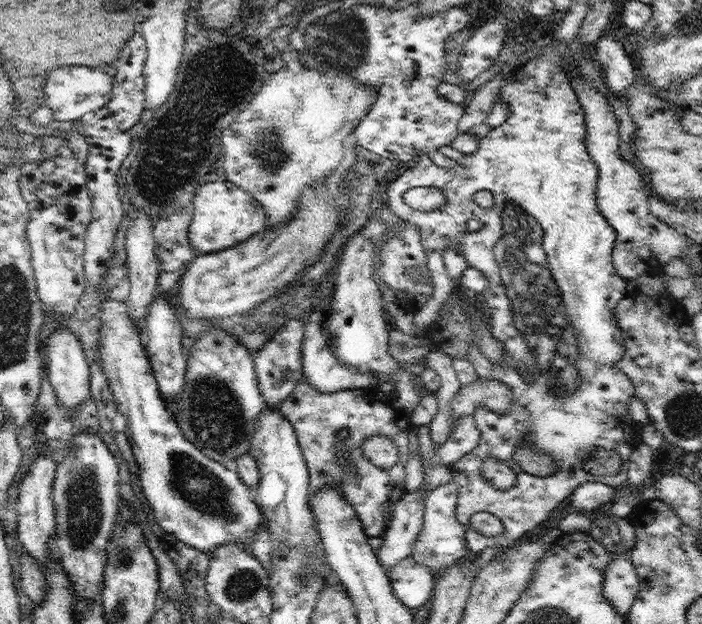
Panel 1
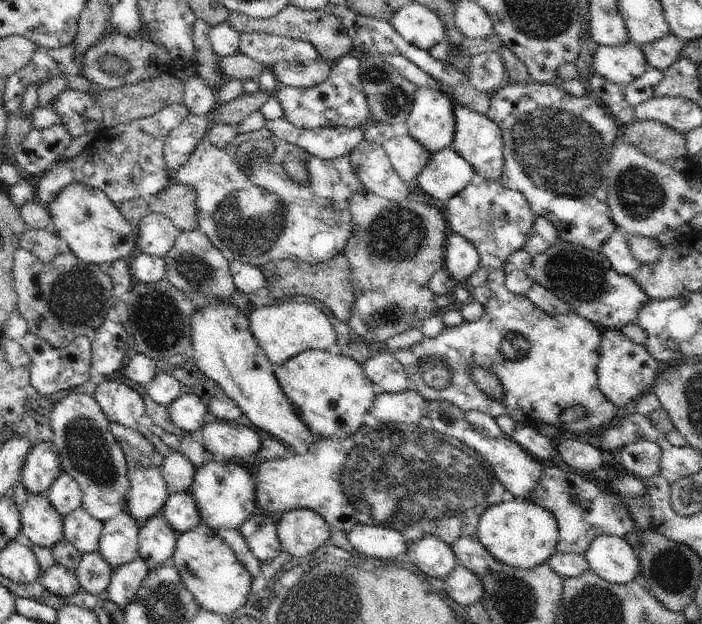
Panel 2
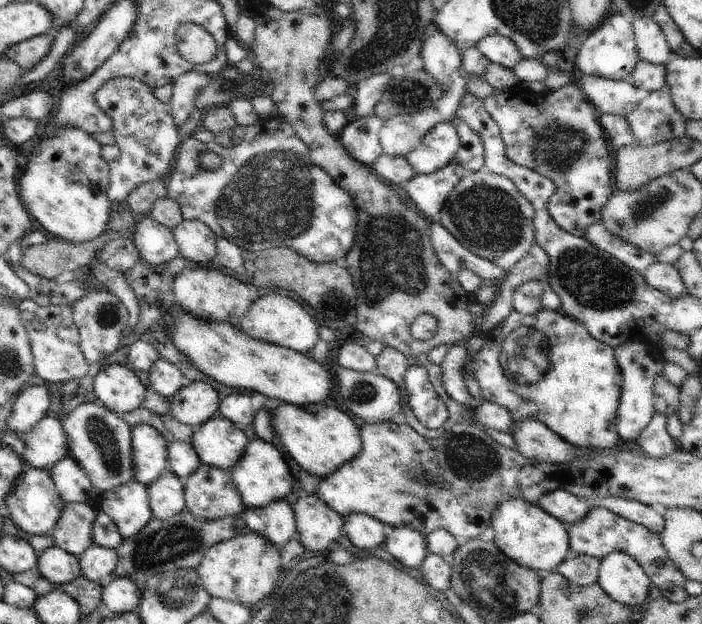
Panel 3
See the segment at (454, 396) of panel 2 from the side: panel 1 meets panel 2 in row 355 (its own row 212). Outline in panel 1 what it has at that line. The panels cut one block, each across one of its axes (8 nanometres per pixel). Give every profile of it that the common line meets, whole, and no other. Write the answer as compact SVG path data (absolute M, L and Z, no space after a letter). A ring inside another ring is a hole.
M551 39L545 40L541 44L541 50L538 55L528 59L526 63L522 63L518 68L516 68L507 76L504 86L502 86L502 89L500 89L500 93L498 93L496 100L502 100L502 102L506 102L506 104L508 104L508 108L510 108L510 115L508 115L508 119L504 121L504 124L501 124L500 126L497 126L496 128L488 131L486 136L480 139L480 146L478 147L478 150L474 152L474 154L462 154L461 152L458 152L458 150L454 150L451 145L444 146L443 148L440 148L440 152L444 153L446 156L448 156L448 158L452 158L452 160L456 160L456 162L458 162L458 165L446 168L438 166L430 158L430 156L424 154L424 152L421 152L419 154L418 164L412 168L408 168L408 170L402 173L402 175L398 176L396 180L390 182L386 192L384 193L386 203L388 206L390 206L390 209L392 212L394 212L394 214L419 226L421 229L420 238L422 239L422 245L424 245L424 253L427 254L433 250L441 252L448 247L454 247L454 249L458 249L458 251L460 251L460 255L466 259L468 266L480 270L486 276L488 280L488 289L482 294L485 296L486 309L489 310L486 310L486 312L483 312L483 314L485 314L485 316L487 316L487 320L489 320L491 327L490 331L492 335L494 335L498 341L502 342L502 346L504 346L504 350L507 353L502 356L502 360L500 360L499 364L495 364L492 362L492 360L488 360L488 358L485 358L481 355L477 345L473 345L471 347L471 352L469 353L471 357L471 363L473 364L478 378L488 377L490 379L500 379L500 381L504 381L504 383L508 384L510 389L512 389L512 409L510 410L509 414L498 415L496 412L491 412L488 408L478 408L473 415L475 417L476 427L480 430L480 440L478 442L478 446L474 448L473 453L468 453L467 455L461 456L460 460L457 460L456 462L453 462L451 465L449 465L453 476L452 481L456 482L456 484L460 486L458 487L458 498L455 508L456 518L458 519L458 522L460 522L460 524L464 525L466 528L466 546L473 556L478 556L478 554L481 553L481 550L484 550L484 548L487 546L495 546L499 548L499 552L502 552L504 549L508 548L508 545L513 540L520 538L522 534L528 532L529 530L533 530L533 528L536 528L536 526L548 519L549 512L554 510L554 508L556 508L565 498L567 498L567 496L570 496L570 494L574 492L574 489L582 483L588 481L598 481L604 482L604 484L608 484L610 486L620 486L620 484L626 480L626 476L628 476L628 463L630 462L629 458L632 450L637 447L640 442L643 442L641 439L641 430L643 428L642 424L634 422L627 410L632 397L636 396L635 388L633 387L632 381L630 381L630 377L628 377L628 375L626 375L626 373L623 371L620 371L618 367L614 366L615 362L620 361L624 357L625 352L625 347L623 346L623 333L621 332L621 328L617 324L616 318L614 317L614 310L618 305L618 302L620 302L622 298L625 298L627 295L629 295L626 290L626 279L620 277L616 273L616 268L614 268L612 260L612 251L615 248L616 232L614 228L612 228L612 225L610 225L610 223L606 220L606 217L602 216L602 213L600 213L598 210L598 205L596 204L598 167L596 166L596 163L592 161L592 157L588 155L588 151L586 151L585 136L587 132L585 112L582 106L580 106L580 102L578 102L578 96L576 96L576 92L574 92L574 89L571 88L571 79L570 74L568 73L570 72L571 67L569 66L568 61L564 61L564 59L560 57L560 53L558 53L557 48L558 46L553 44ZM418 186L434 186L434 188L440 188L440 190L444 192L444 196L446 196L444 205L432 211L414 212L413 208L408 206L408 204L403 201L403 198L406 190L410 190L410 188L416 188ZM478 190L490 190L494 199L494 205L492 207L482 208L479 207L476 202L474 202L474 194L476 194ZM472 218L476 218L476 220L482 224L480 230L474 233L470 233L467 230L468 220L472 220ZM520 363L524 363L524 365L528 367L528 371L534 375L534 380L532 380L532 382L526 382L524 378L520 377L520 374L518 373L518 365L520 365ZM538 384L548 384L548 388L556 387L556 391L568 391L568 395L572 395L572 400L546 400L546 390L538 388ZM576 387L578 387L578 392L576 392ZM574 410L576 410L576 412L574 412ZM568 412L574 412L574 416L576 416L576 418L564 418L564 414L568 414ZM528 441L532 442L532 444L534 444L538 450L544 453L550 453L552 457L556 458L556 463L558 463L558 471L554 475L534 476L533 474L523 471L521 466L516 462L516 460L514 460L513 452L514 449L516 449L516 445L520 445L520 443ZM597 447L602 447L606 450L615 450L620 455L622 465L620 469L614 473L614 476L596 476L584 473L584 462L587 458L590 458L592 453L597 450ZM490 456L494 456L494 458L498 458L498 460L504 460L504 462L508 462L508 466L514 470L516 474L516 483L514 483L514 486L510 487L510 489L500 490L496 488L496 486L490 483L490 479L484 476L484 473L480 471L482 462L484 462L486 458L490 458ZM476 512L490 512L490 514L497 516L500 519L500 522L503 524L504 531L501 534L492 537L486 537L484 534L475 532L474 528L470 527L470 516L474 516Z

